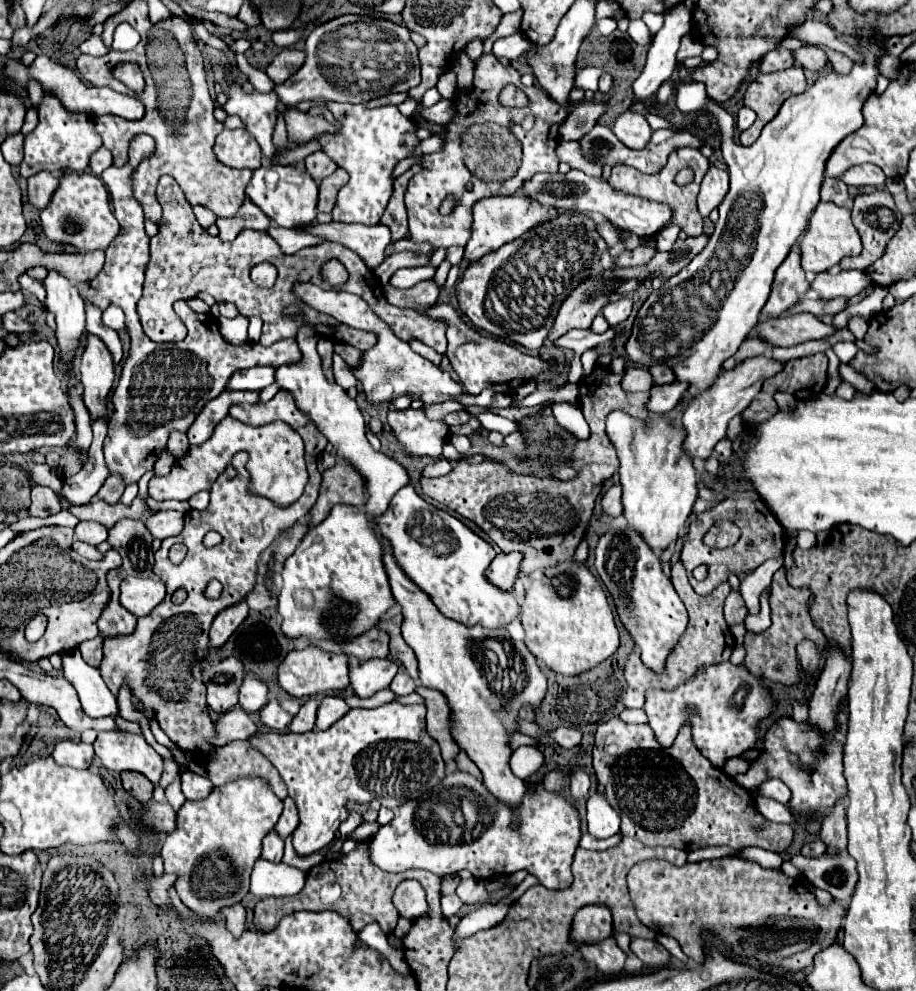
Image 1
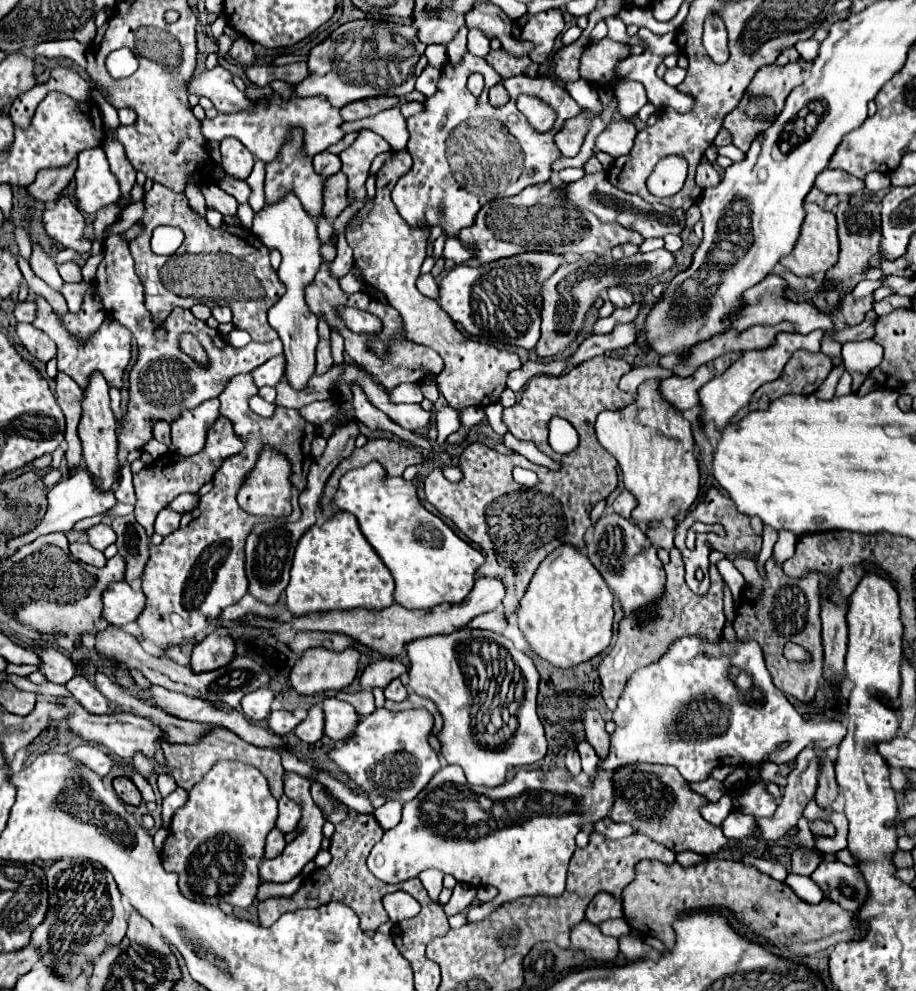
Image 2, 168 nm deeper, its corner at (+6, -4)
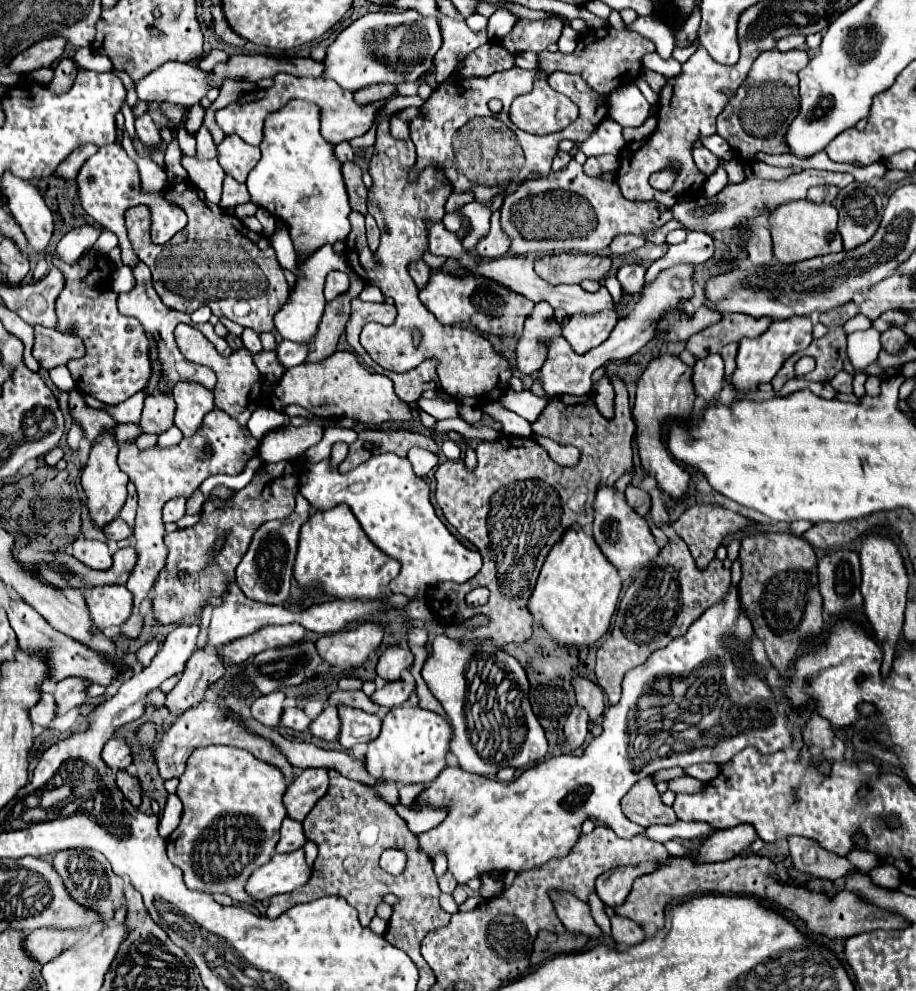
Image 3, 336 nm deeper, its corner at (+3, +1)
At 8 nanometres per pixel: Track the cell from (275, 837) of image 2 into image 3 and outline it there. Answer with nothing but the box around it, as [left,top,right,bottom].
[276,817,306,853]

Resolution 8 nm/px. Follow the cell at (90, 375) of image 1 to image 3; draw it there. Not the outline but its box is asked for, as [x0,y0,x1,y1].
[82,431,128,531]

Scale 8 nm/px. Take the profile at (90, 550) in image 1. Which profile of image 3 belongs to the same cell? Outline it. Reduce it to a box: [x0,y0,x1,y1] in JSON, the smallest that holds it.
[72,539,112,569]

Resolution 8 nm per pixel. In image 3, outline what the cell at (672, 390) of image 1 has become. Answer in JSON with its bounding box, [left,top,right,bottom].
[694,353,724,403]

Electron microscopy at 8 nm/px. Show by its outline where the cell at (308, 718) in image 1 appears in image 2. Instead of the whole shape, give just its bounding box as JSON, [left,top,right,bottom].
[293,704,323,742]

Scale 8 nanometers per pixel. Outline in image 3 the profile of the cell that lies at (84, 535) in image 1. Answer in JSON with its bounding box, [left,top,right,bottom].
[104,517,132,541]

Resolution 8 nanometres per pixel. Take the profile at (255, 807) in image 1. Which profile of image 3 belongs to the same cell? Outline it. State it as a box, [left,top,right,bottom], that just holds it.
[166,745,290,909]

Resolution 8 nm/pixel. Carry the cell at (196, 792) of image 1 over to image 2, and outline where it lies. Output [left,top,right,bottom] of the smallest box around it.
[163,788,187,828]

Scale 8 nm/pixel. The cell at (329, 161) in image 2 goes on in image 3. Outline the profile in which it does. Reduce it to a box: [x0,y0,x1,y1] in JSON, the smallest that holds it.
[334,141,354,163]

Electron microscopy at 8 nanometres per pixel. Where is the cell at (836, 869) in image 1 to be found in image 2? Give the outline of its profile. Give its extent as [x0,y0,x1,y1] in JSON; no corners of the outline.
[811,860,865,912]

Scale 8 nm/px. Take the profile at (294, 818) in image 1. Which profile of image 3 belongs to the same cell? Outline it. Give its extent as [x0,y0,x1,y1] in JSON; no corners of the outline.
[284,767,328,821]

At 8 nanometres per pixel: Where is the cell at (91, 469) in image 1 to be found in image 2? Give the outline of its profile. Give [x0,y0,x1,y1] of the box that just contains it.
[7,466,117,552]

